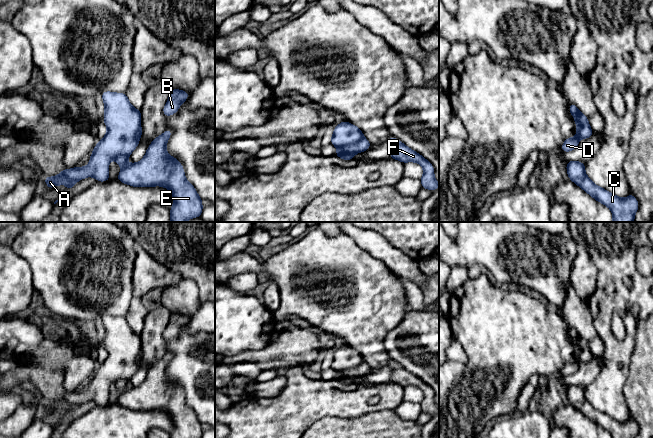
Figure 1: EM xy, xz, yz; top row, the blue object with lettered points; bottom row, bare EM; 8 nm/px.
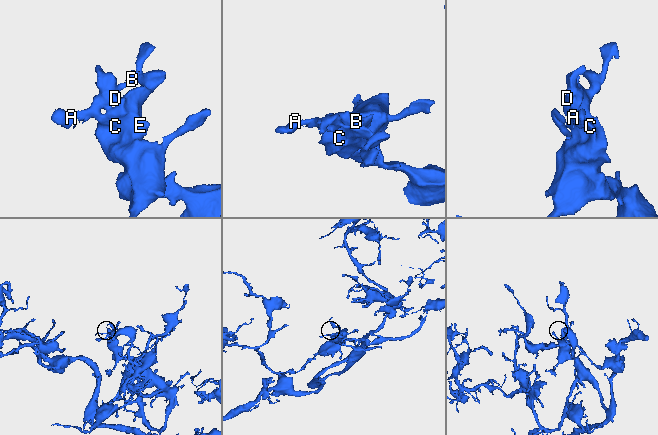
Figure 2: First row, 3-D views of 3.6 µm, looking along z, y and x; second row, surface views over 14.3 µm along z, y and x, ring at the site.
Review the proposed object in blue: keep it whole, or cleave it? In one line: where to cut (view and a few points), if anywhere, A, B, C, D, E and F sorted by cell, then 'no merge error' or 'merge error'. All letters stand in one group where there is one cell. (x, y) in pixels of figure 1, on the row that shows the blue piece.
cut xz (364, 137), (356, 142), (338, 147); groups A C D E F / B; merge error

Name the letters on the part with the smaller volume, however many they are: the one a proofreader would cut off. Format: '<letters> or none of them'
B

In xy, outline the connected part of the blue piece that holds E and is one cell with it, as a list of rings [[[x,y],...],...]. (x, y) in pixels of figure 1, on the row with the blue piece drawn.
[[[167,129],[162,135],[155,138],[149,145],[145,156],[140,162],[127,164],[116,177],[120,182],[134,187],[162,186],[167,188],[174,200],[174,205],[169,208],[170,222],[186,222],[188,219],[202,216],[202,199],[194,186],[185,178],[184,168],[179,160],[169,156],[166,146],[172,130]]]

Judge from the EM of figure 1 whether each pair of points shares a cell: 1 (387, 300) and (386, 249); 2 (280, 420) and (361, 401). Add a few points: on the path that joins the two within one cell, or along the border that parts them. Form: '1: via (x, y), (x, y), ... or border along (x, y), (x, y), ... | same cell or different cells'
1: border along (367, 252), (380, 259), (398, 277) | different cells
2: via (300, 404), (303, 401), (341, 401) | same cell

